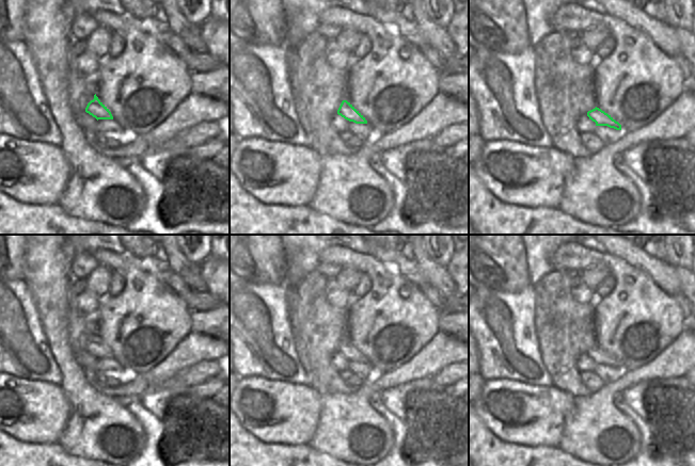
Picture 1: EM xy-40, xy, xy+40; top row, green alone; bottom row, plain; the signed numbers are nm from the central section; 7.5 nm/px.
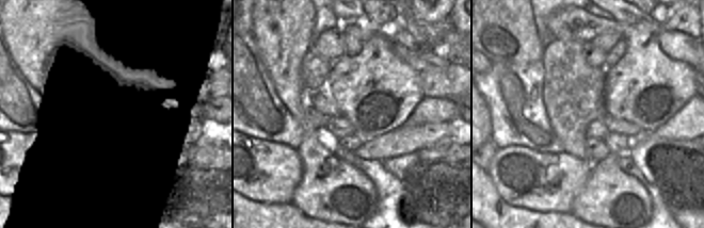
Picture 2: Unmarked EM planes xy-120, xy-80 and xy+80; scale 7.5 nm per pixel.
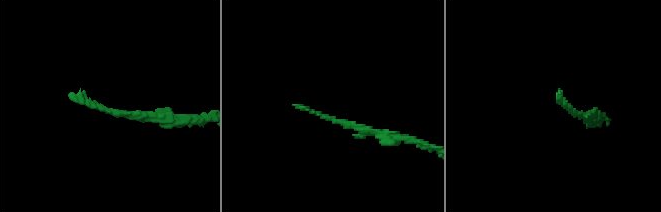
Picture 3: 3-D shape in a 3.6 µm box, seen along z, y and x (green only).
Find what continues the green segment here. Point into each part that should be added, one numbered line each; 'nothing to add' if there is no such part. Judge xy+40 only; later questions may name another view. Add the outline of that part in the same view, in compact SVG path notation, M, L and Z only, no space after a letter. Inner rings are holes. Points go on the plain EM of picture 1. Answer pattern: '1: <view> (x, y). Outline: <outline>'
nothing to add.

